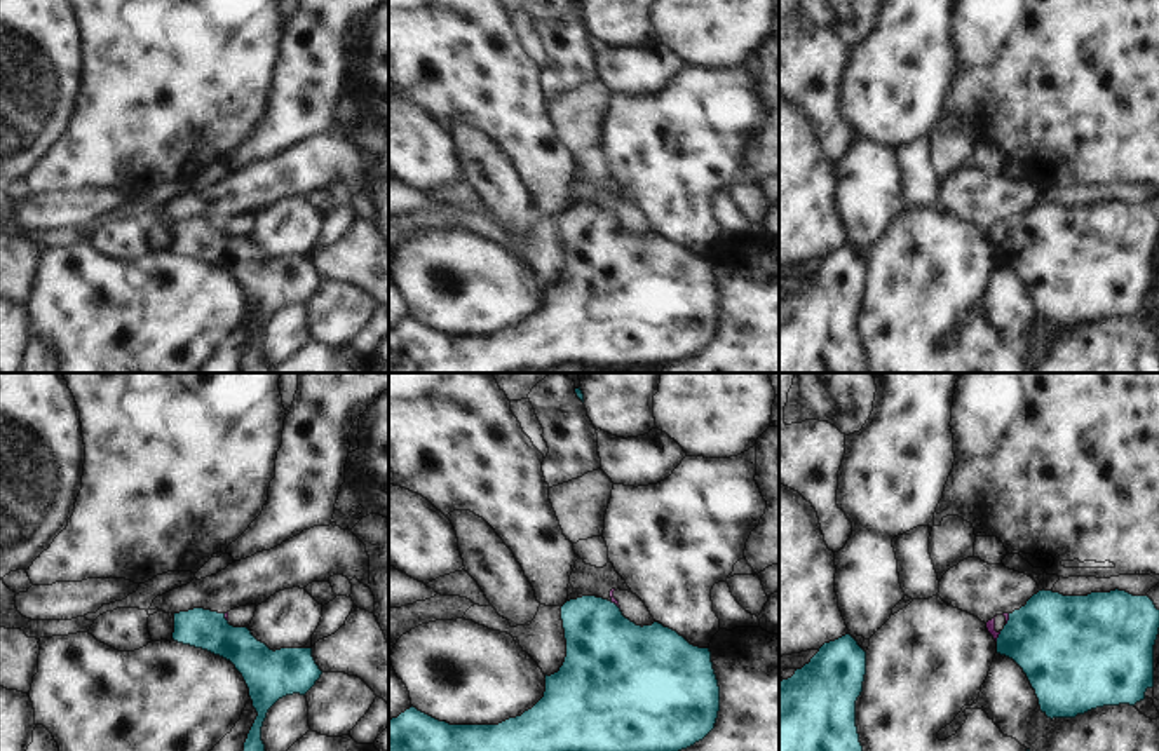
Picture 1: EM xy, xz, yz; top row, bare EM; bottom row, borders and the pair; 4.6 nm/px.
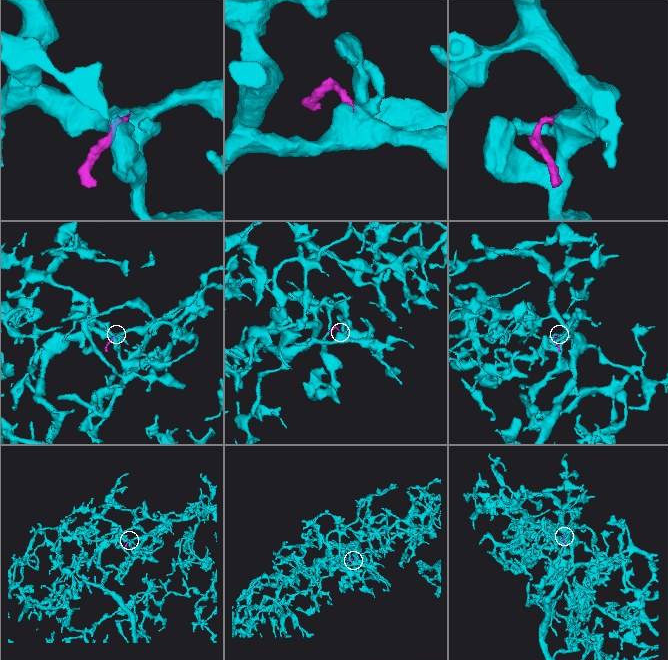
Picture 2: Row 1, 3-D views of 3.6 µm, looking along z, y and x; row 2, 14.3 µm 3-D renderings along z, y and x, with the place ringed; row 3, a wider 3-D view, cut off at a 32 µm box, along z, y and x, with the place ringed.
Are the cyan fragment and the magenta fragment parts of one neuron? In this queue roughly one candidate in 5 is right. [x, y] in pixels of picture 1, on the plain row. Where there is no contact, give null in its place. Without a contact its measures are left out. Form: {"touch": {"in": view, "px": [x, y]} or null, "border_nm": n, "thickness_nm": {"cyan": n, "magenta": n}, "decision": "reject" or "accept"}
{"touch": {"in": "yz", "px": [1009, 229]}, "border_nm": 60, "thickness_nm": {"cyan": 420, "magenta": 20}, "decision": "reject"}

